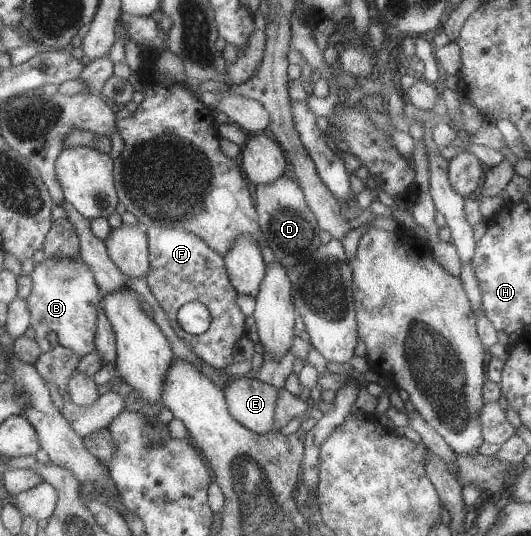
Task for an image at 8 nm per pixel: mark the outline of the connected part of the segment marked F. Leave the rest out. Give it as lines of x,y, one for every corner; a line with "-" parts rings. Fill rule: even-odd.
153,226
147,228
146,233
150,239
150,259
152,262
152,271
146,281
155,299
157,299
163,311
165,311
174,332
205,363
210,364
217,370
229,367
229,365
235,362
234,350
238,342
242,340
243,335
245,335
247,317
241,311
241,307
237,305
237,297
240,294
235,289
234,283
231,282
230,274
226,267
226,258
221,253
218,253
217,250
213,250
198,234
192,233
189,230
-
190,302
203,303
211,311
211,328
202,335
189,334
183,329
177,318
181,307

